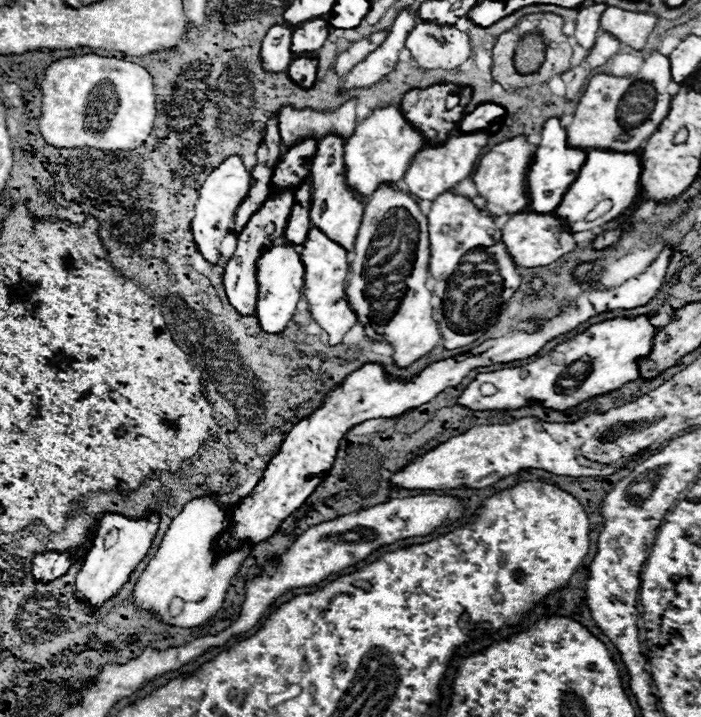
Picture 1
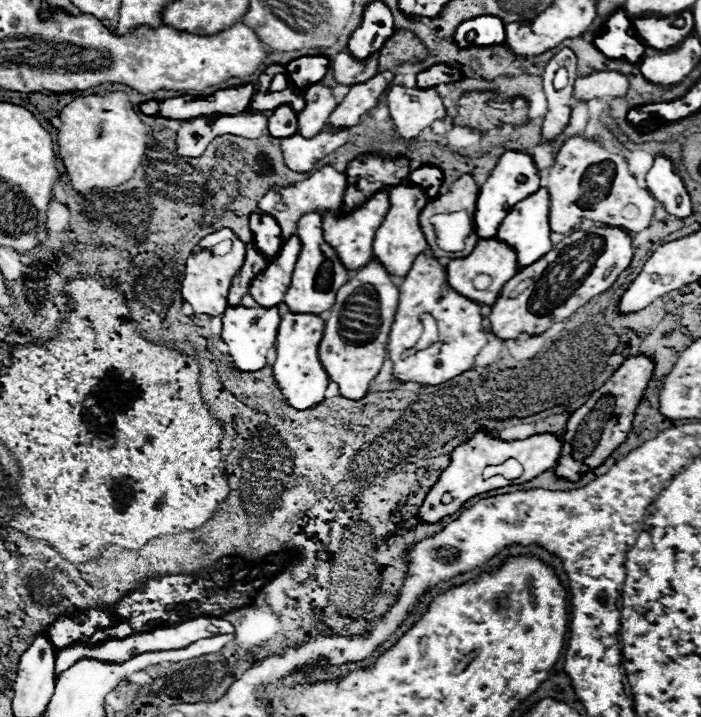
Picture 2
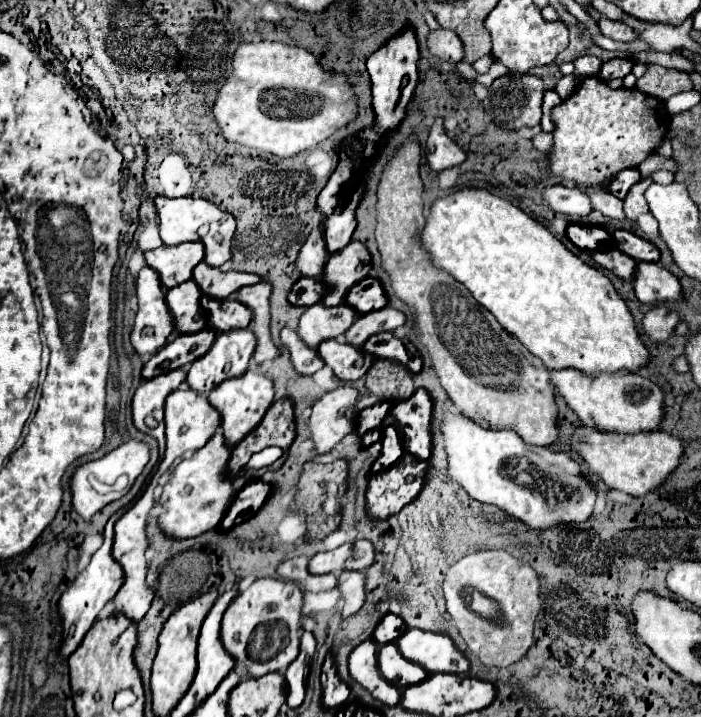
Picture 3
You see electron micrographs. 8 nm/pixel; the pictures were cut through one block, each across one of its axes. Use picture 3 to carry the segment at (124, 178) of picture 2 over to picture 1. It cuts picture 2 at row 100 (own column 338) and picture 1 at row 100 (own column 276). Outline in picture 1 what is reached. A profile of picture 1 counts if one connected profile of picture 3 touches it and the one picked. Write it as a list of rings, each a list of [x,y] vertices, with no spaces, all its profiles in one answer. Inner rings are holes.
[[[96,54],[62,58],[52,62],[42,78],[42,116],[40,132],[44,140],[54,148],[98,148],[98,150],[134,150],[142,146],[154,128],[156,118],[156,92],[152,76],[134,62],[116,58],[102,58]]]

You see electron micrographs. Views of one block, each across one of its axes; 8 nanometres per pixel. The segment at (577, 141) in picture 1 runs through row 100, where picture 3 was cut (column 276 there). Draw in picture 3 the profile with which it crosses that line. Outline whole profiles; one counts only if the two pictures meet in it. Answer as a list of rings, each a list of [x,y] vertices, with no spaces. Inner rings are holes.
[[[260,578],[248,590],[238,594],[222,618],[222,642],[224,648],[240,662],[248,666],[250,676],[258,678],[268,672],[276,672],[288,666],[298,656],[300,644],[300,616],[302,616],[304,592],[294,582],[276,578]],[[262,628],[262,632],[258,632]],[[250,638],[252,654],[250,654]]]

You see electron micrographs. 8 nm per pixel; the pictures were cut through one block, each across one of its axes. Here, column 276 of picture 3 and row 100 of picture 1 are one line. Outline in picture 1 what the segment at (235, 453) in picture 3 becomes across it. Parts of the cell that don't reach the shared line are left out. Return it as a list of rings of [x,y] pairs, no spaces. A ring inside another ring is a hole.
[[[434,84],[432,88],[426,88],[426,90],[412,90],[400,100],[402,116],[424,136],[426,144],[444,142],[448,132],[450,132],[450,122],[454,122],[454,126],[456,126],[462,118],[462,110],[448,110],[446,108],[446,94],[450,94],[450,92],[454,92],[454,86]]]

